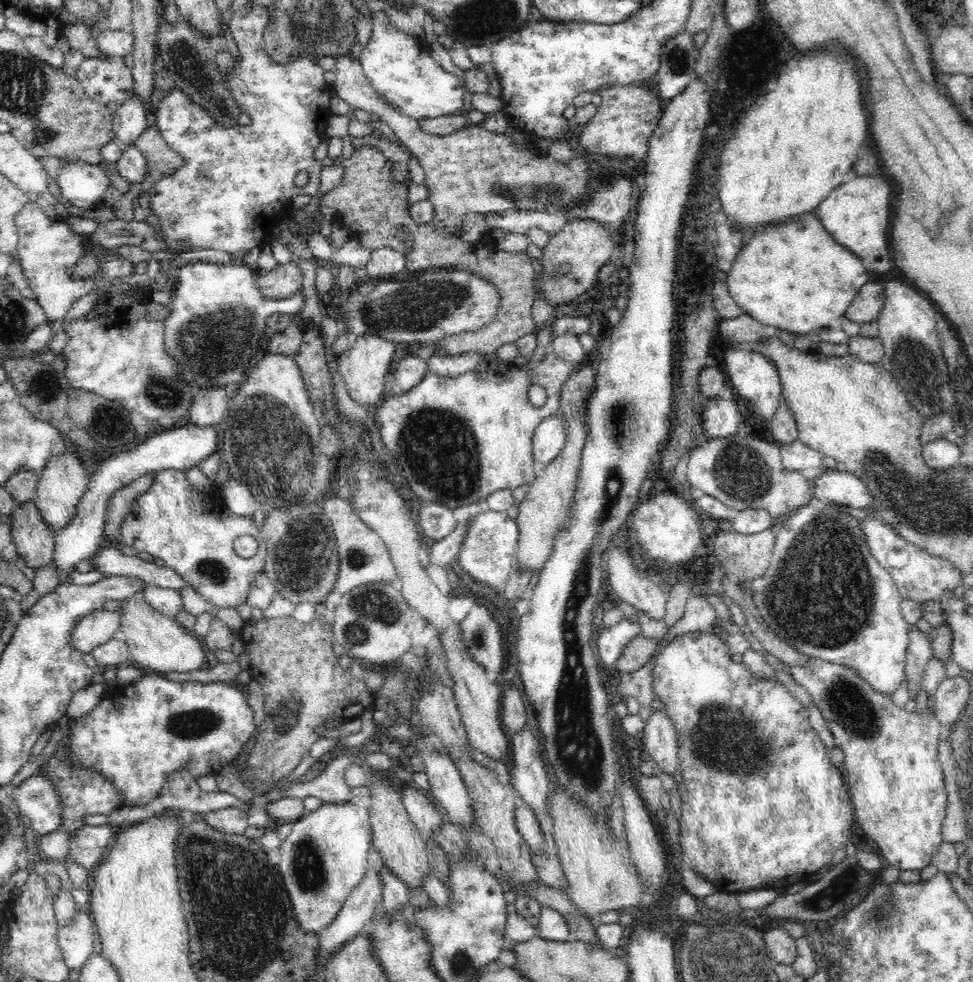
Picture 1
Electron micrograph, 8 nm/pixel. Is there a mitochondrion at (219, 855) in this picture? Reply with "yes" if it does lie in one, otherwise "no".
yes

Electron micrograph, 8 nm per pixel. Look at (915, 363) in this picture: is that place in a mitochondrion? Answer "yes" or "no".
yes

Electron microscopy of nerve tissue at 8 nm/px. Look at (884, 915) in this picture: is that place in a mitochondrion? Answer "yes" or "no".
yes

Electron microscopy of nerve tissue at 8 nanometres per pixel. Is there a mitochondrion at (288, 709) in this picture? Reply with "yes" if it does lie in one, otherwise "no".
yes

